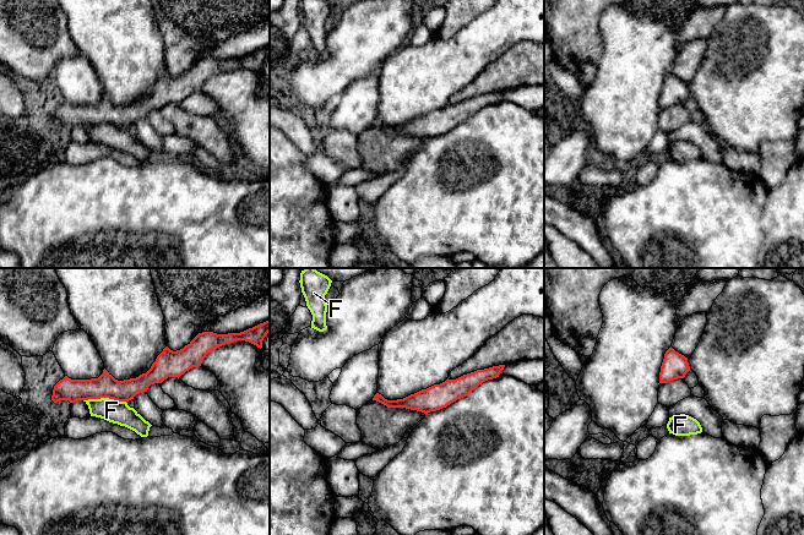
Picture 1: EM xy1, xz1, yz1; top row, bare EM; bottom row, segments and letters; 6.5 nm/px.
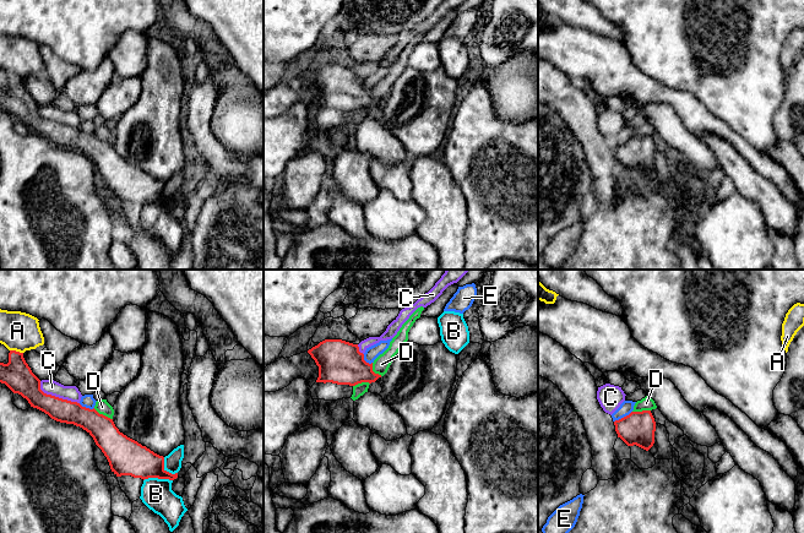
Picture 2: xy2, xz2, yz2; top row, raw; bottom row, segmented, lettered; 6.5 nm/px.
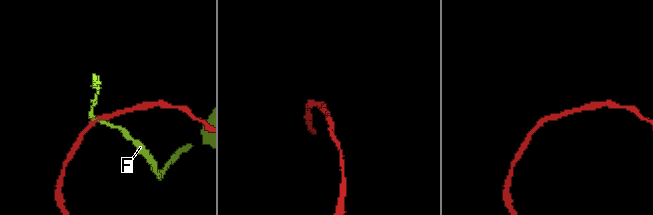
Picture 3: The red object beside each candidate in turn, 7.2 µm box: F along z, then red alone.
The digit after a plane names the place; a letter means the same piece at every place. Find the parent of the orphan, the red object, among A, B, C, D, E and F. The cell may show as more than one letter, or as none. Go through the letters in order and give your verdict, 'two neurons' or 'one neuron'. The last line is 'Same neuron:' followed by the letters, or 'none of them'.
A: two neurons
B: two neurons
C: two neurons
D: two neurons
E: two neurons
F: two neurons
Same neuron: none of them

